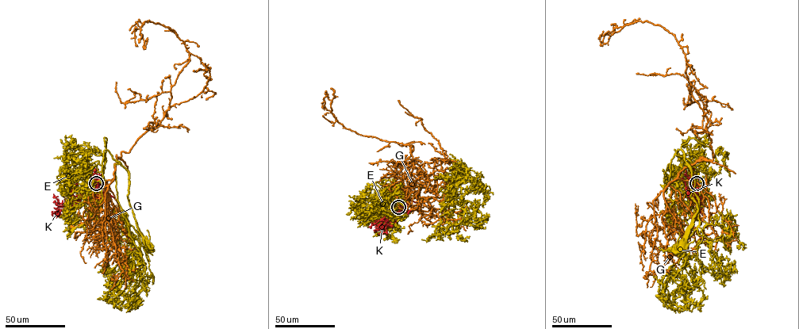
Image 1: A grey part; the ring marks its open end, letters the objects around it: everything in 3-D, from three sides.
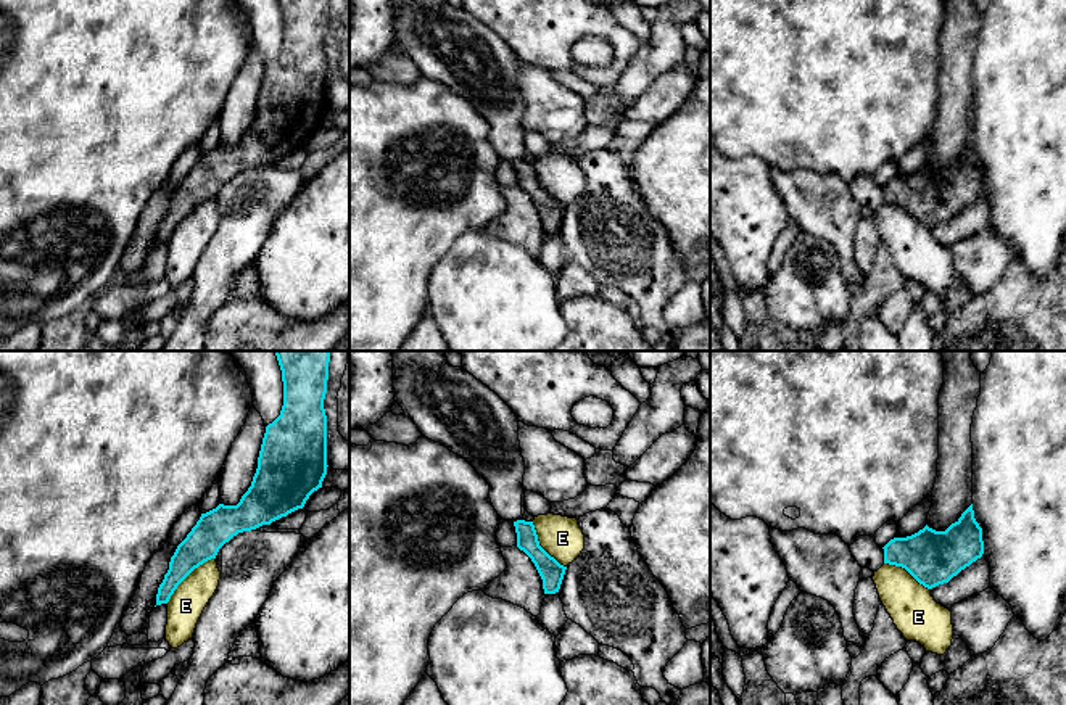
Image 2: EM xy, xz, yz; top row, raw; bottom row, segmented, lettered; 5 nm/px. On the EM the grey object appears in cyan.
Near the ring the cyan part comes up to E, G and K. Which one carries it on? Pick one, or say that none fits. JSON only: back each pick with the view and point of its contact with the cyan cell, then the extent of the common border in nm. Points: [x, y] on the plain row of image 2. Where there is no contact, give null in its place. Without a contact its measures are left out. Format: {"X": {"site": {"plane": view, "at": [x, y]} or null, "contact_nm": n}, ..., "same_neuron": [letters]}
{"K": {"site": null}, "same_neuron": ["K"]}

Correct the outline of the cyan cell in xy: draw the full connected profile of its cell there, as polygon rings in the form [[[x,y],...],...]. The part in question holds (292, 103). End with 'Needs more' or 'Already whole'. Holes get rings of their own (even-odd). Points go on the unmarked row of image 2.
[[[279,0],[283,21],[280,55],[266,66],[258,108],[251,126],[237,145],[219,143],[201,153],[187,177],[177,185],[169,209],[158,227],[156,245],[167,243],[177,225],[200,204],[216,198],[219,188],[233,175],[256,169],[303,148],[309,135],[322,127],[327,114],[327,32],[330,0]]]. Already whole

